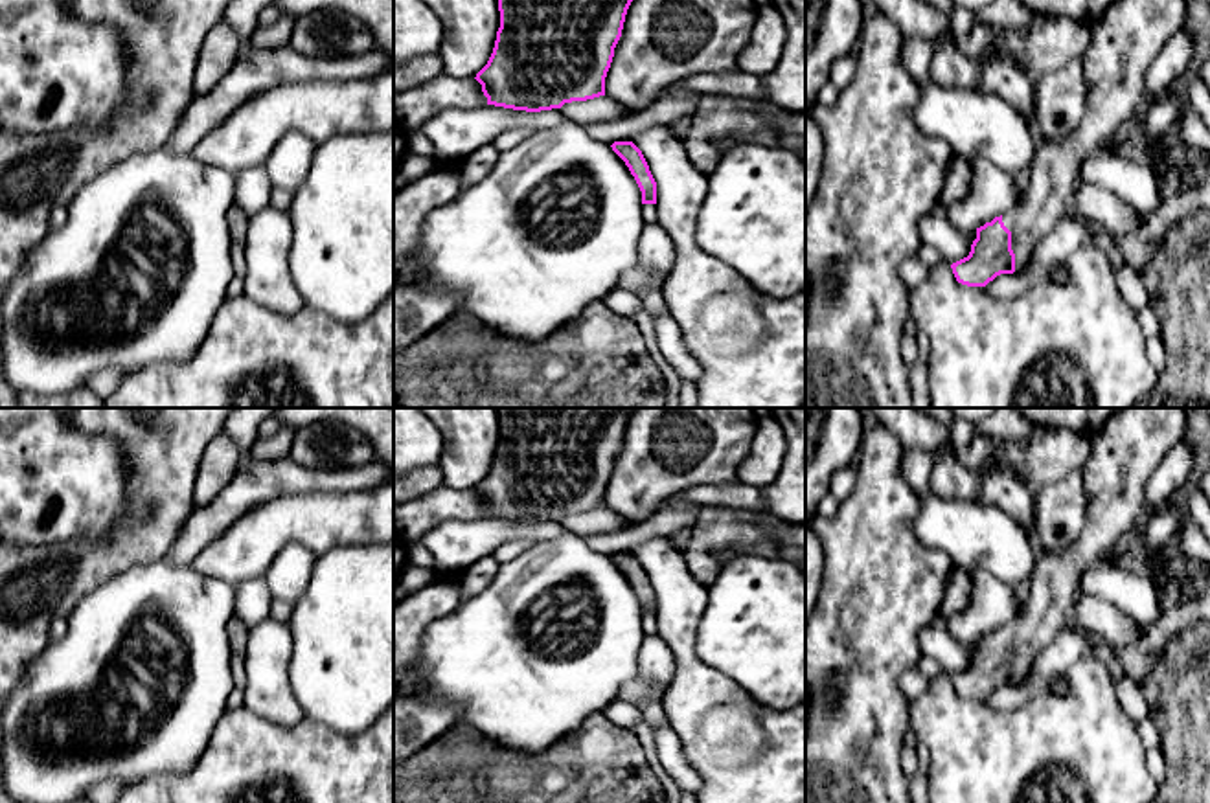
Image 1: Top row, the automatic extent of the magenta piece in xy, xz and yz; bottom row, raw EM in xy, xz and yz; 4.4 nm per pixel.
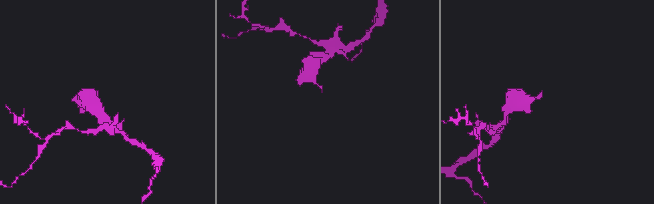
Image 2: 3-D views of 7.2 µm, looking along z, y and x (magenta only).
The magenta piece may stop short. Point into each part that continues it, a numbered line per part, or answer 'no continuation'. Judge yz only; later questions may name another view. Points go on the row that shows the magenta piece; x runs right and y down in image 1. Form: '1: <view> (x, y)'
1: yz (1130, 35)

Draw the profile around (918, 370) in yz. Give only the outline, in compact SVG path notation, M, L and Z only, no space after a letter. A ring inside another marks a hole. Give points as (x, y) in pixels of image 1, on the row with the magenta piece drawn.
M916 360L908 368L908 384L912 391L912 408L930 408L930 395L927 384L927 364Z

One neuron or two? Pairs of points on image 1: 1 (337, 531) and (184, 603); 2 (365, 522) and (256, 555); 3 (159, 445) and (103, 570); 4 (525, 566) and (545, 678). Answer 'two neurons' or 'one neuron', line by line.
1: two neurons
2: one neuron
3: one neuron
4: one neuron

